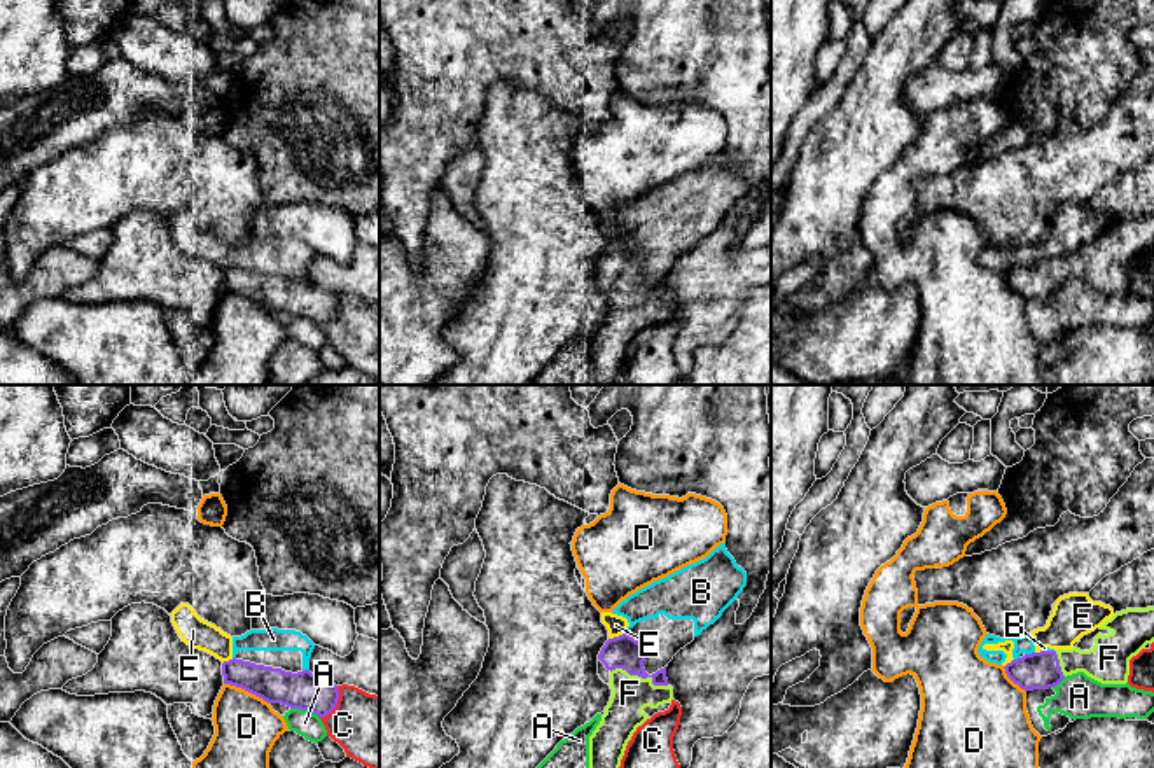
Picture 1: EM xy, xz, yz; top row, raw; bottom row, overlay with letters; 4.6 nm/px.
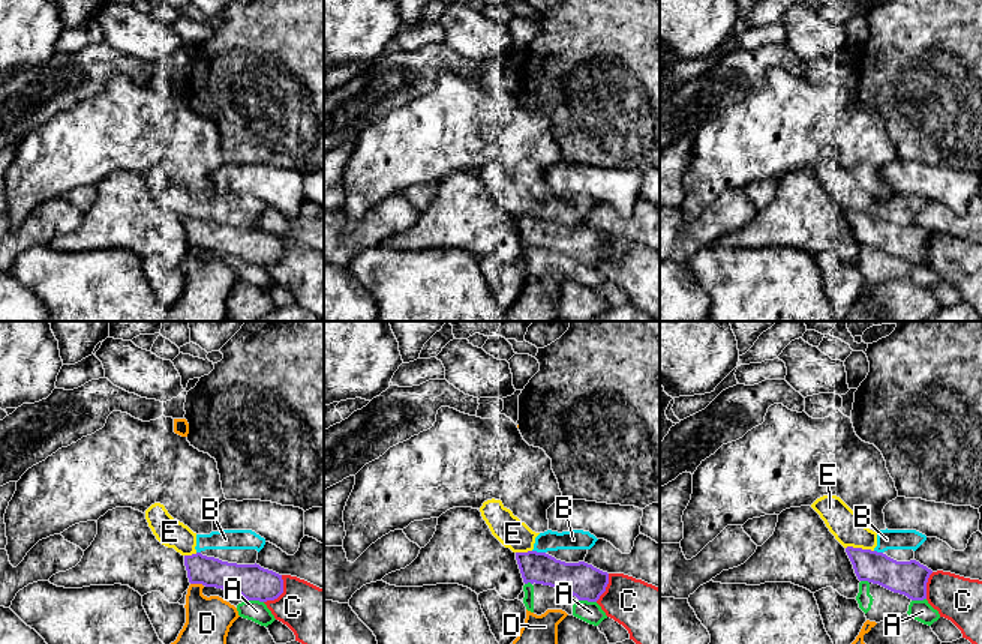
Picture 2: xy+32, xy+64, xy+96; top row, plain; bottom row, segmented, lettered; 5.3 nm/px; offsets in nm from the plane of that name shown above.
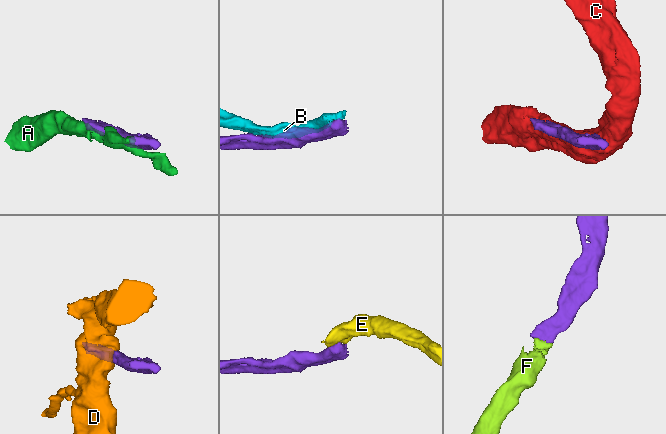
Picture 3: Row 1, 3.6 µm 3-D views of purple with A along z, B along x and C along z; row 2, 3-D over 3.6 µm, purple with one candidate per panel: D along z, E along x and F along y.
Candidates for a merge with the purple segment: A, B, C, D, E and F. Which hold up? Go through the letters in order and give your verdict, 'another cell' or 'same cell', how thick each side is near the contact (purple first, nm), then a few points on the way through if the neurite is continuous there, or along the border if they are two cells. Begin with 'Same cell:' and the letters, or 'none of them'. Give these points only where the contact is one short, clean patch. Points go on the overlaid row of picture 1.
Same cell: F
A: another cell; calibres 170 and 120 nm
B: another cell; calibres 180 and 80 nm
C: another cell; calibres 170 and 320 nm
D: another cell; calibres 170 and 280 nm
E: another cell; calibres 150 and 90 nm; border xz (625, 632), (609, 639)
F: same cell; calibres 150 and 180 nm; way xz (623, 651), (625, 660), (640, 676), (632, 684), (630, 693)

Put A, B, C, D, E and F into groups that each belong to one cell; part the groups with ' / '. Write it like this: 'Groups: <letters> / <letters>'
Groups: A / B E / C / D / F

